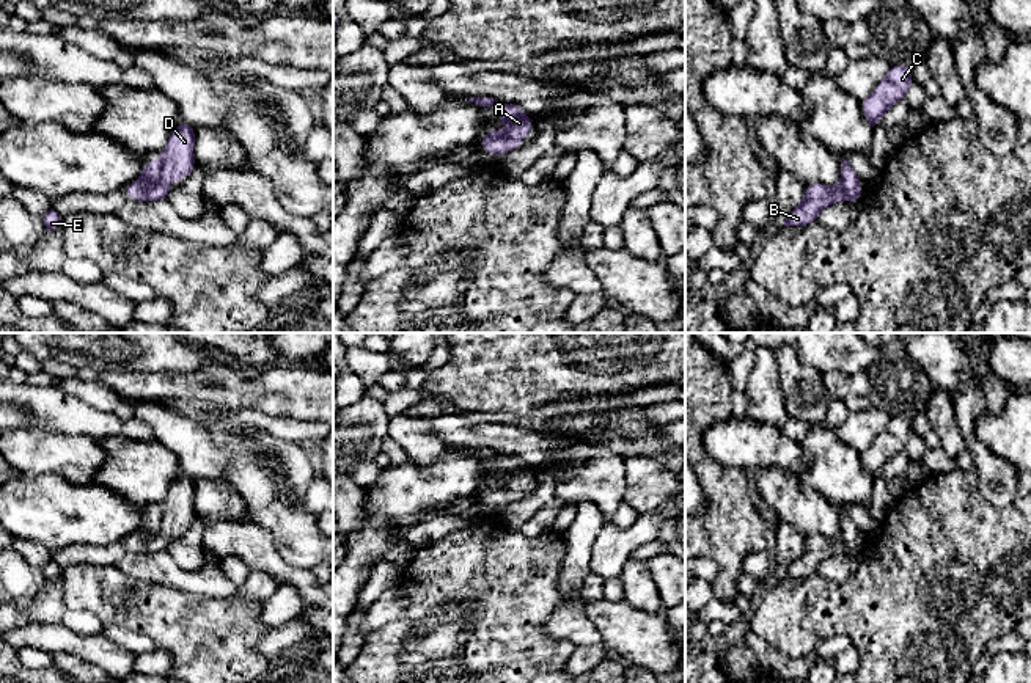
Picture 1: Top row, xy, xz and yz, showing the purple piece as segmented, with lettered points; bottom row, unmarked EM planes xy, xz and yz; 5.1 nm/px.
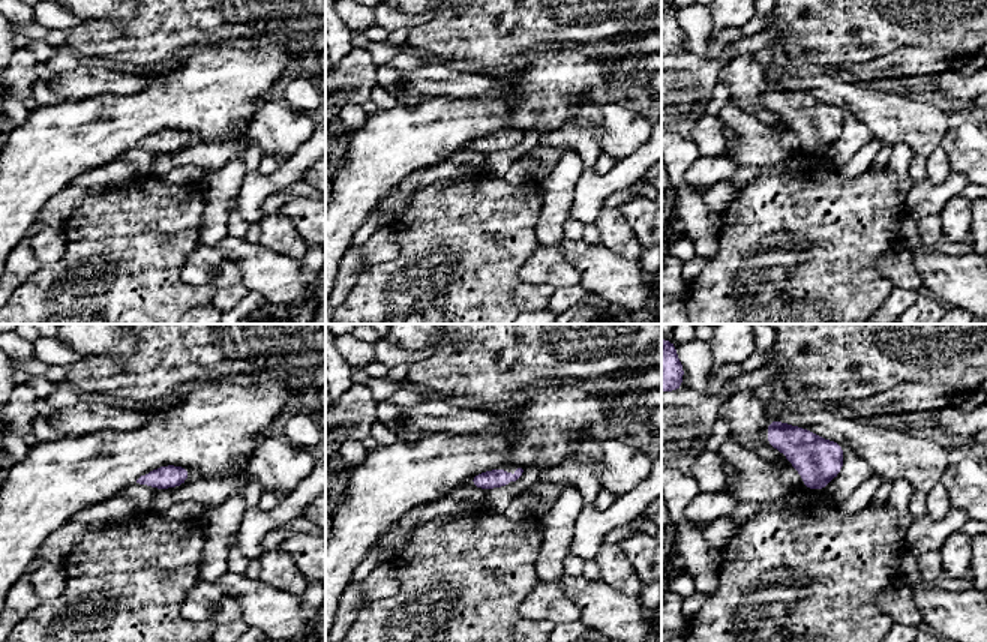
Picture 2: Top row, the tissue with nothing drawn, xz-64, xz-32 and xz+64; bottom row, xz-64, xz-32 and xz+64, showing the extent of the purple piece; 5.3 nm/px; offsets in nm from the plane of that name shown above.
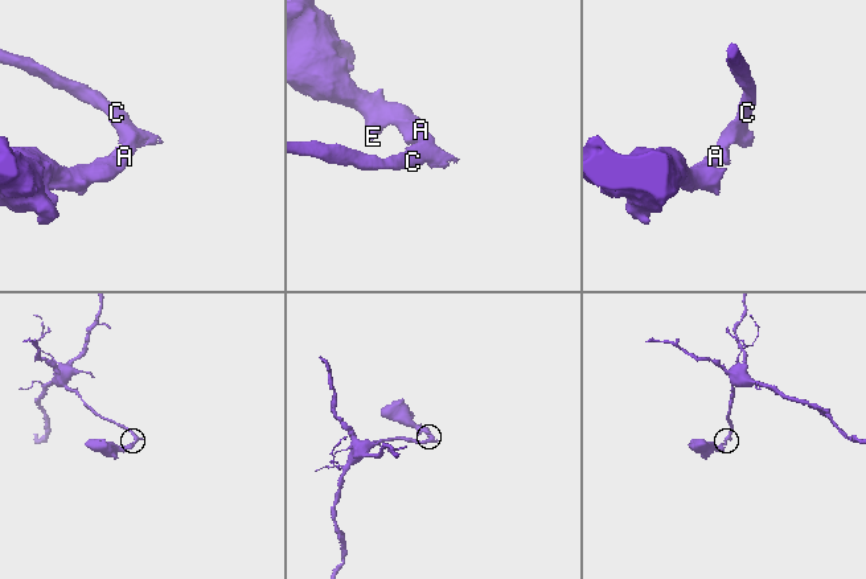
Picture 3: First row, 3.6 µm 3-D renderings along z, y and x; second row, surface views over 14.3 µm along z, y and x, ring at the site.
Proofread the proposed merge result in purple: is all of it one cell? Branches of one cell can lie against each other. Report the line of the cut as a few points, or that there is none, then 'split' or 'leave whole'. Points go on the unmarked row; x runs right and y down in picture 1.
no cut; leave whole

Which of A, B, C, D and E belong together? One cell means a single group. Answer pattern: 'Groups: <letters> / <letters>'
Groups: A B C D E

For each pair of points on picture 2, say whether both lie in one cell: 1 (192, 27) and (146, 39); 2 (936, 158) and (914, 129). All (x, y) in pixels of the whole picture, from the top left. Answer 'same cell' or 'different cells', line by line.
1: same cell
2: different cells

